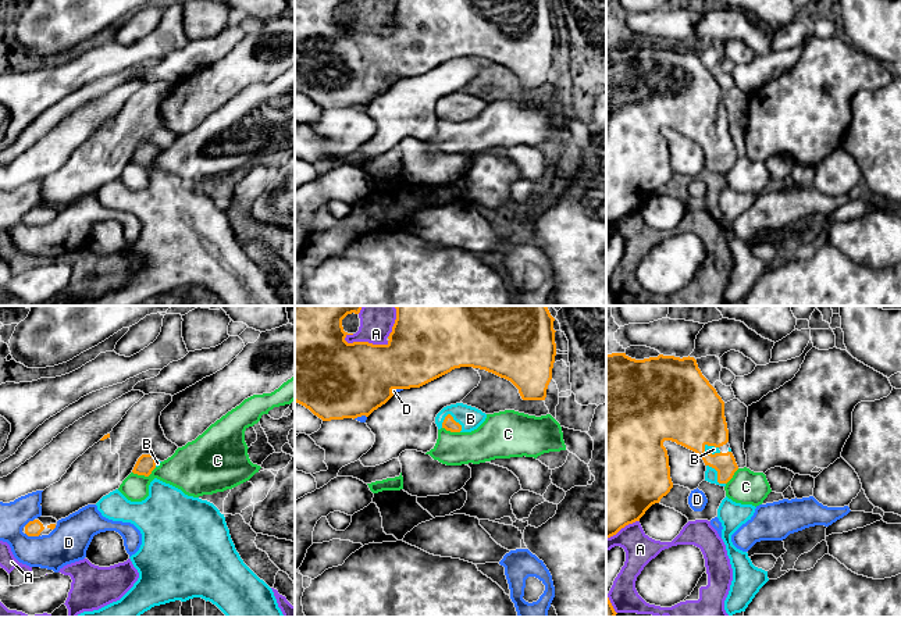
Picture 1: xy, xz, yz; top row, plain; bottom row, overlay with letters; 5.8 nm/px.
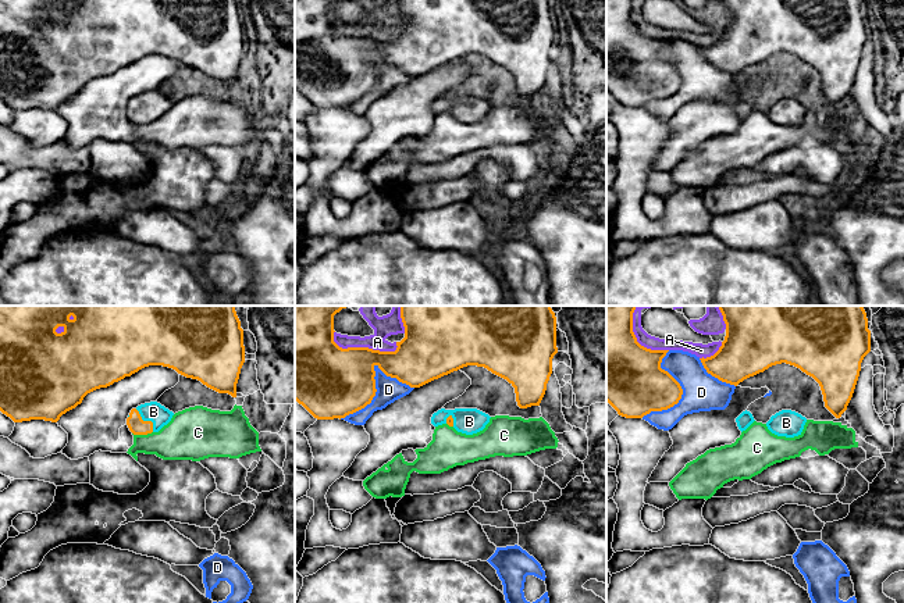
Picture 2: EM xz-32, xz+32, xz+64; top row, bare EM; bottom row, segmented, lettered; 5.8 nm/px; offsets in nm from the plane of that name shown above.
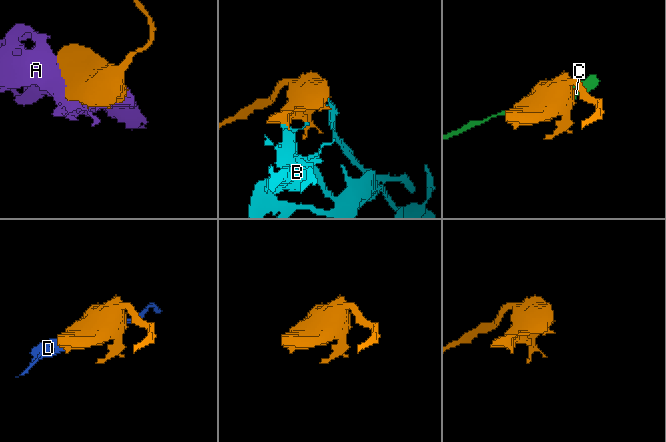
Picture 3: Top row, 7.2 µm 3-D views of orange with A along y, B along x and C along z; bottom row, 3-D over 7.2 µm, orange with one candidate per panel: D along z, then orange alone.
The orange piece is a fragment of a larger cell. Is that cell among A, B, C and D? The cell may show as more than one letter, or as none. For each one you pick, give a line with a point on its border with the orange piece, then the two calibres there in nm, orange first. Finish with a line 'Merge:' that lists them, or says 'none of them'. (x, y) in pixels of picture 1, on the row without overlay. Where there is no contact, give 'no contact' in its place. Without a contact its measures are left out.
B: meets orange in xz at (453, 109); 80 nm thick on the orange side, 140 nm on the other
Merge: B

